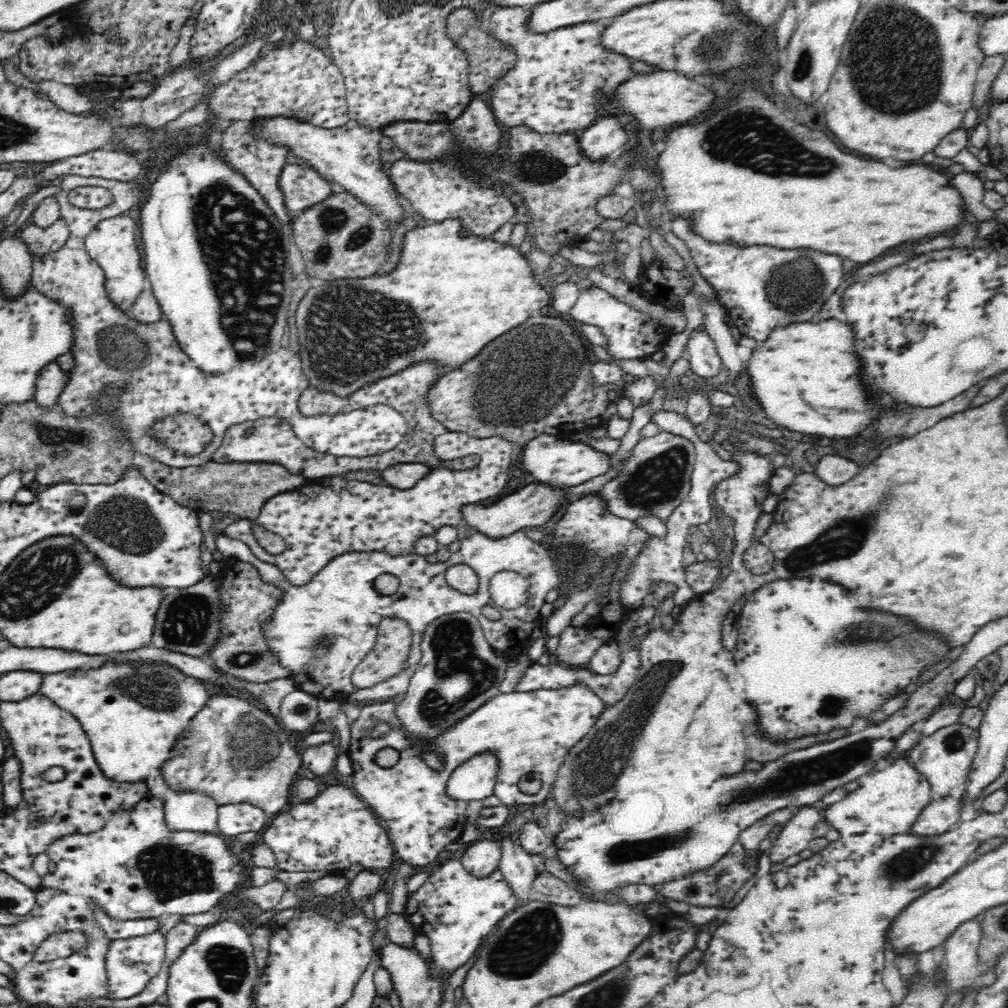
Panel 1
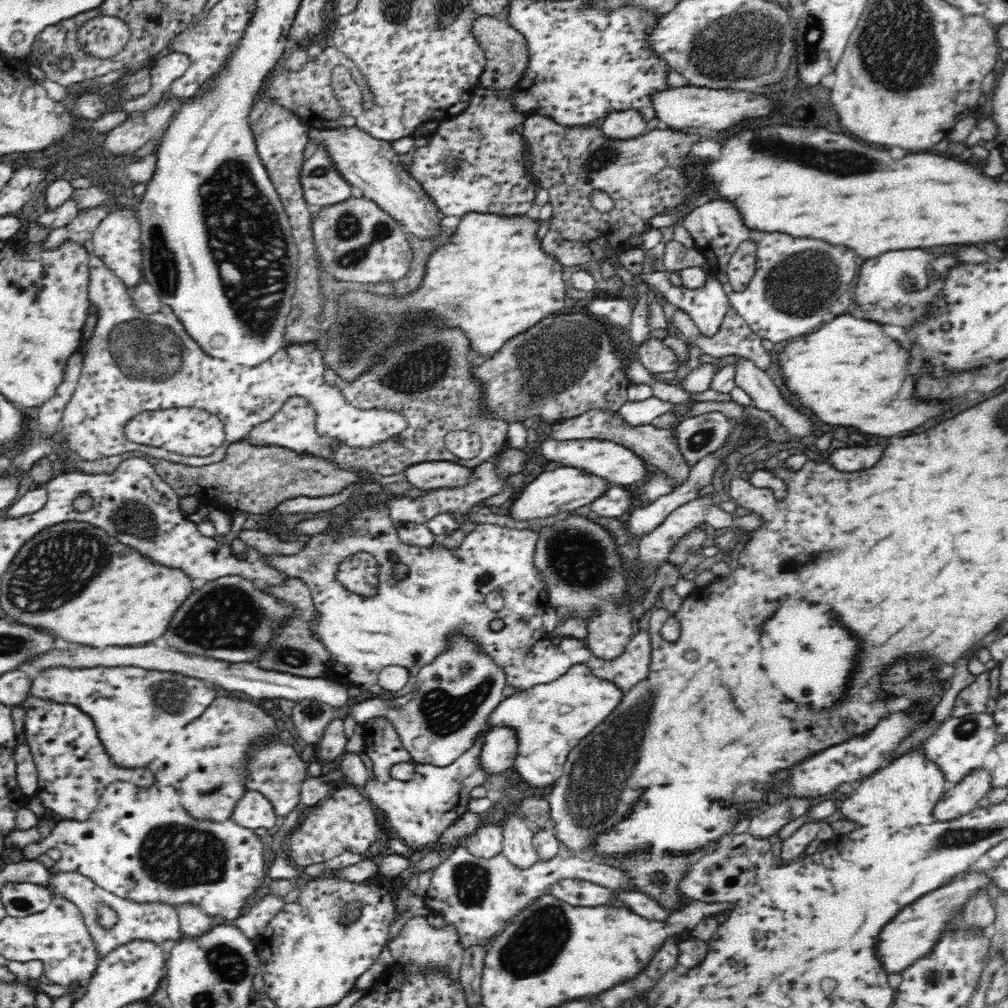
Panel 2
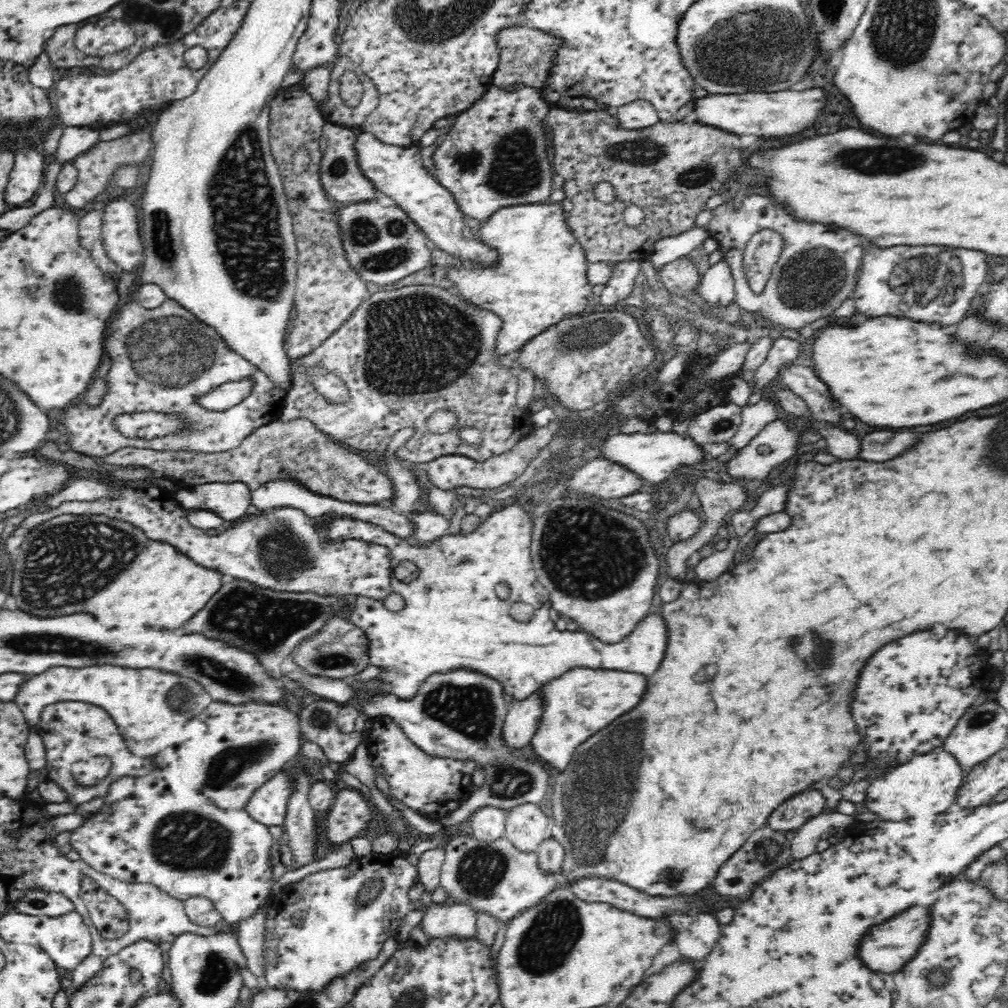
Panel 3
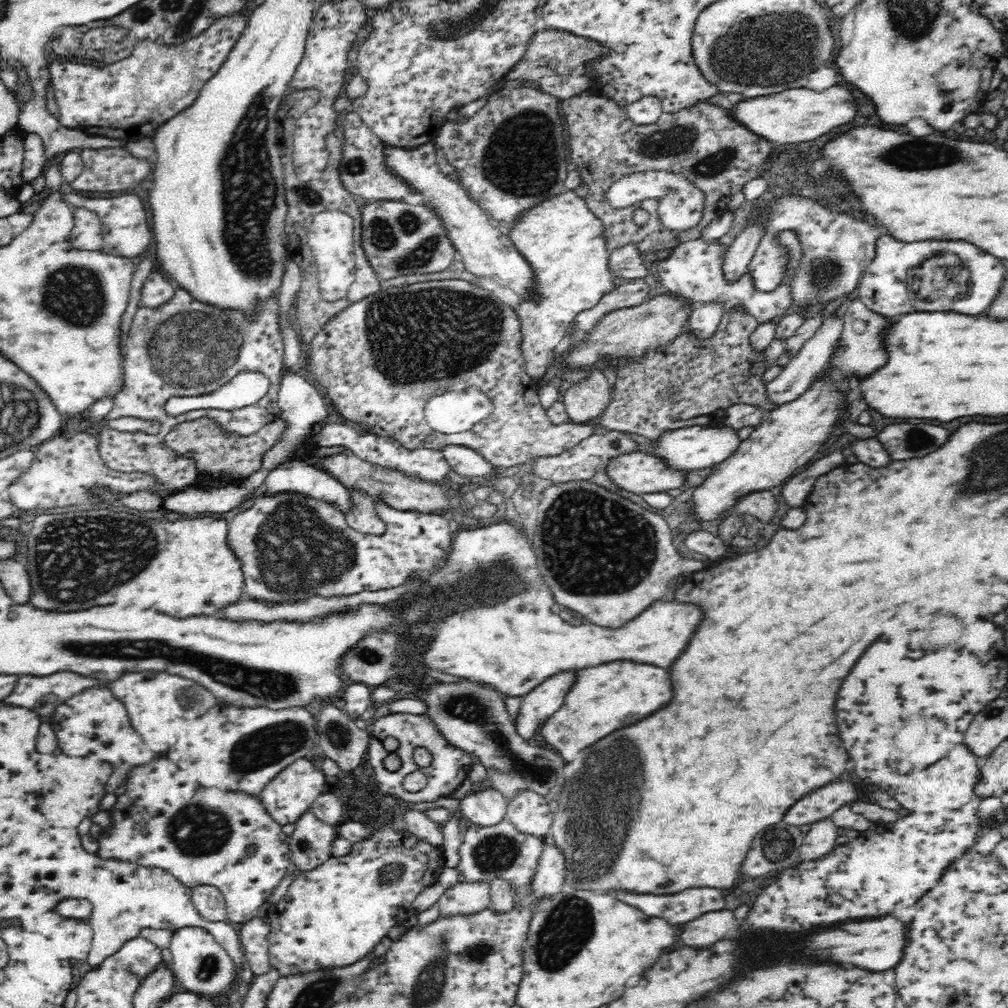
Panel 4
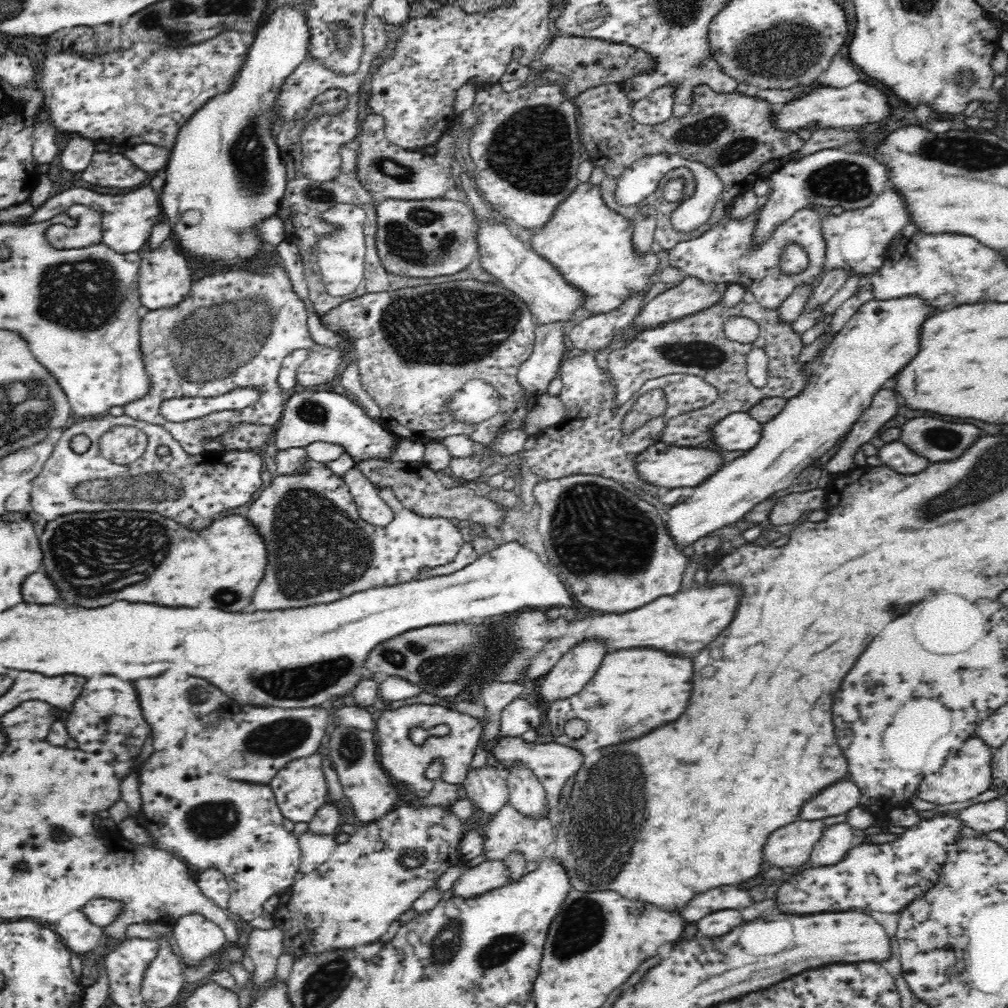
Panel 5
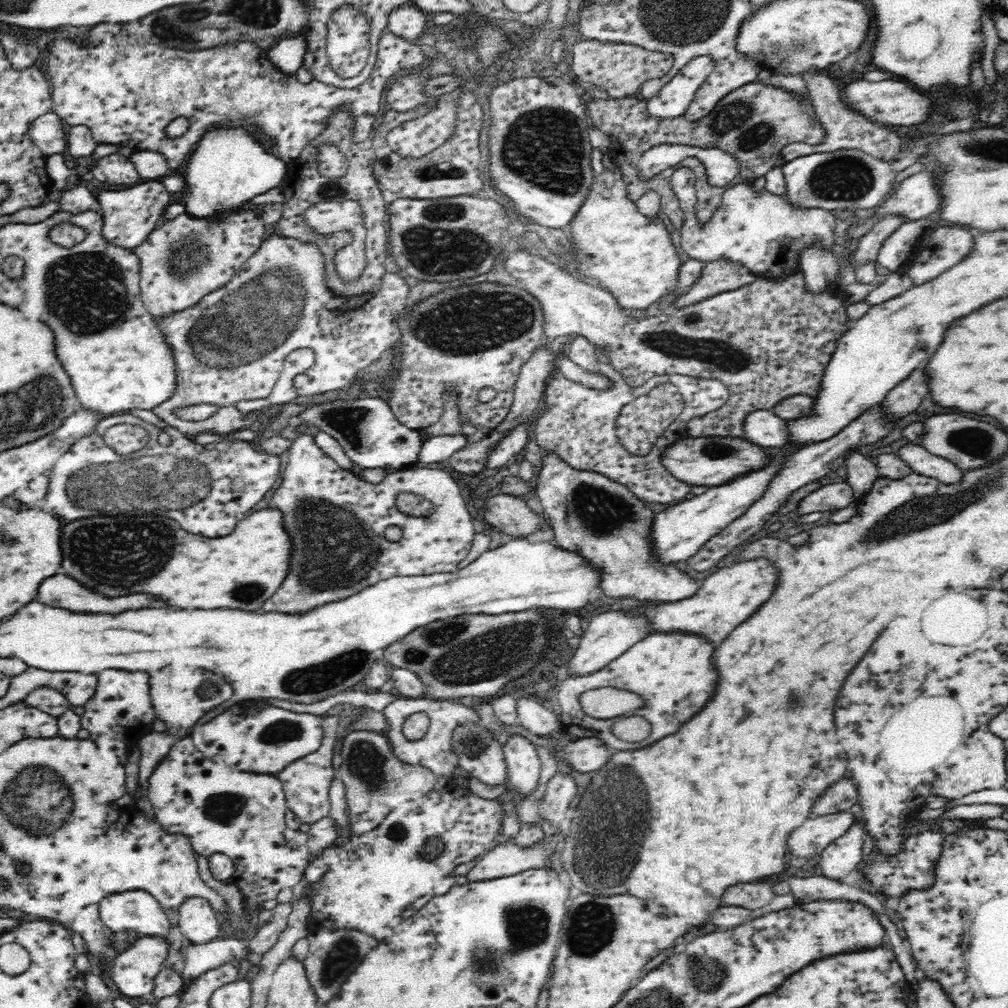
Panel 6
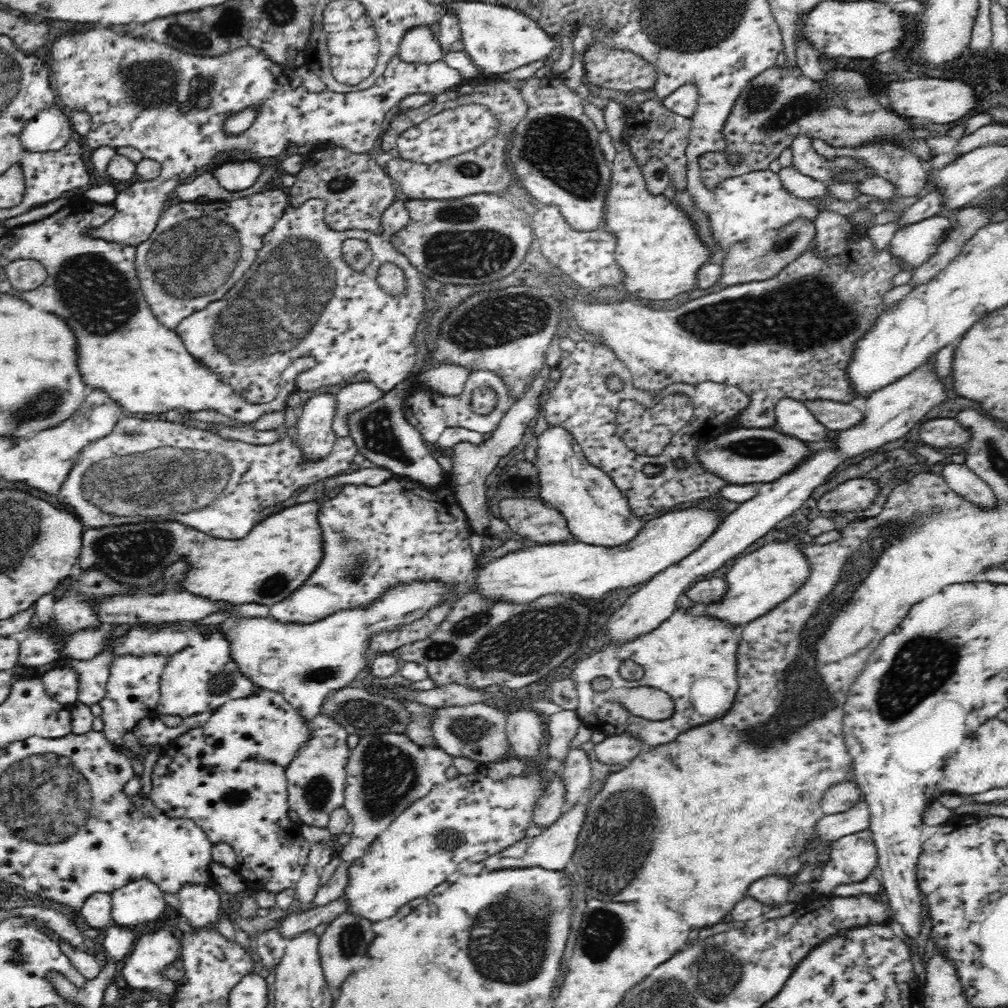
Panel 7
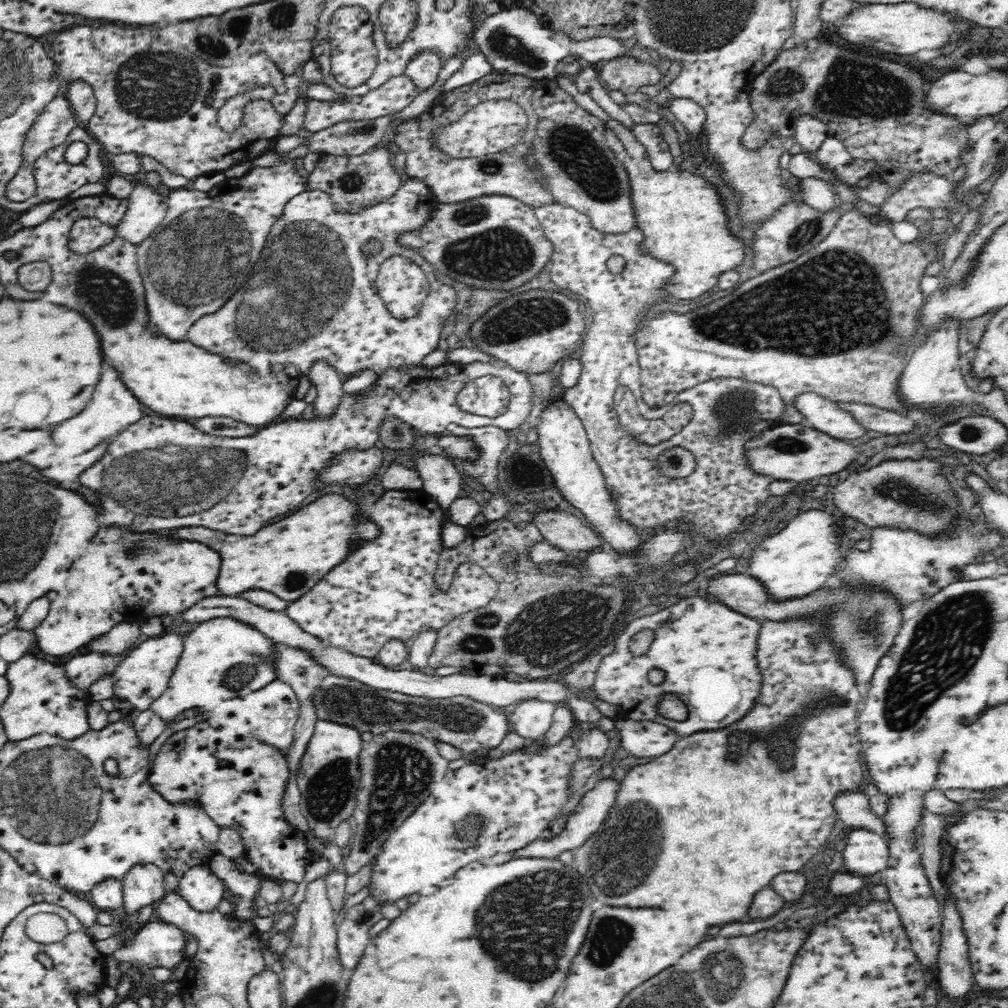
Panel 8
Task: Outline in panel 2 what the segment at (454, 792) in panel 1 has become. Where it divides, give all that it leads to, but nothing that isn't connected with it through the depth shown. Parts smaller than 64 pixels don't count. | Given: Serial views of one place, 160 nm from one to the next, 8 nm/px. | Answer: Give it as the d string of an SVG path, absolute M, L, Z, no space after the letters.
M494 725L490 729L489 734L482 741L482 754L480 754L480 763L486 769L486 773L490 774L490 780L494 775L498 775L514 765L515 758L518 756L518 746L519 735L516 727Z

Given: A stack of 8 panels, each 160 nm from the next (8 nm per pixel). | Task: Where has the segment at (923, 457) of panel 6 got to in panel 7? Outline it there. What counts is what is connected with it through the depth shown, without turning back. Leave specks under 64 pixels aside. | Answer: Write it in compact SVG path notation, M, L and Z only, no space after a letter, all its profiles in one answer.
M951 462L944 465L942 477L951 490L978 508L989 508L990 510L998 508L999 499L993 489L978 474L969 470L965 464Z

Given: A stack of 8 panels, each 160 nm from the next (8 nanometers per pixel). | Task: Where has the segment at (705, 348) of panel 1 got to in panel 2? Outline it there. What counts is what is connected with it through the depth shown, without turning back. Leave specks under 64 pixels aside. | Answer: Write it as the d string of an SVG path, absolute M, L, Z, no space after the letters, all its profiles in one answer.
M660 271L647 274L646 282L648 282L649 286L657 293L665 296L670 304L677 306L688 314L694 321L694 324L698 327L698 330L702 332L704 336L714 336L718 330L720 330L720 324L722 324L724 316L726 316L728 310L730 310L731 304L728 300L728 294L726 294L726 291L722 286L722 281L716 277L713 271L707 274L703 285L696 288L674 286L668 279L668 274Z

